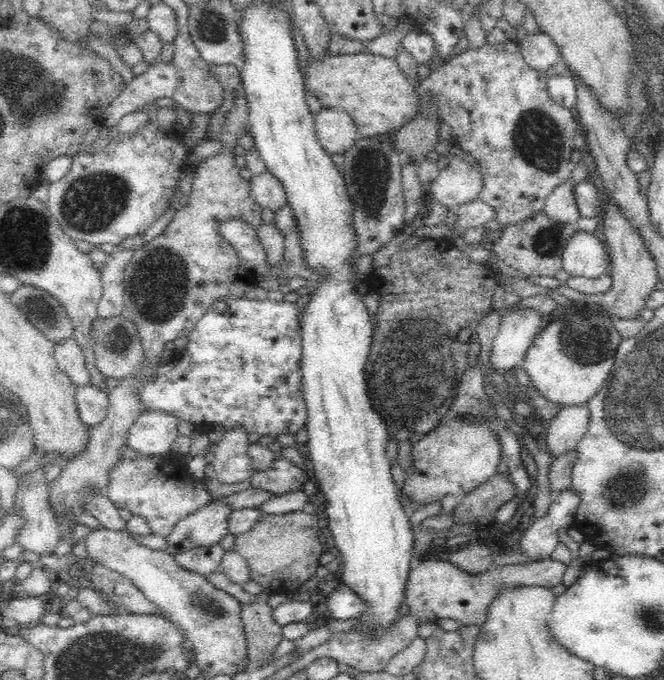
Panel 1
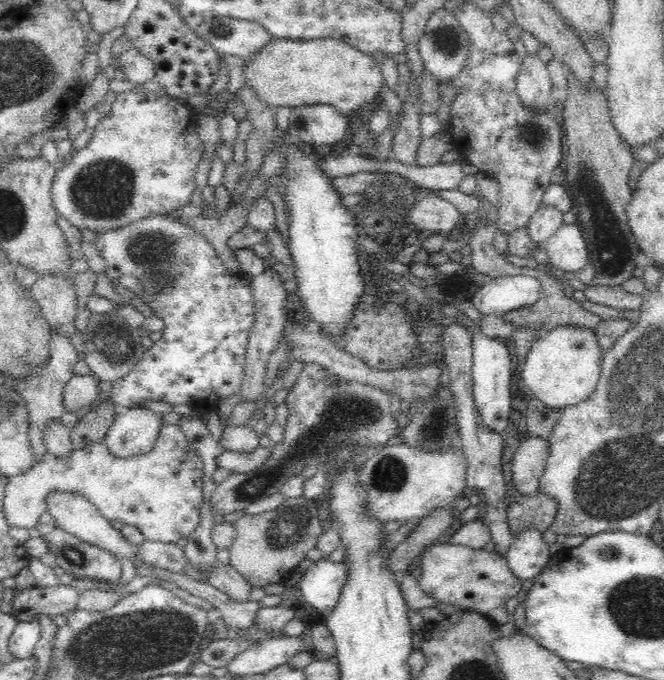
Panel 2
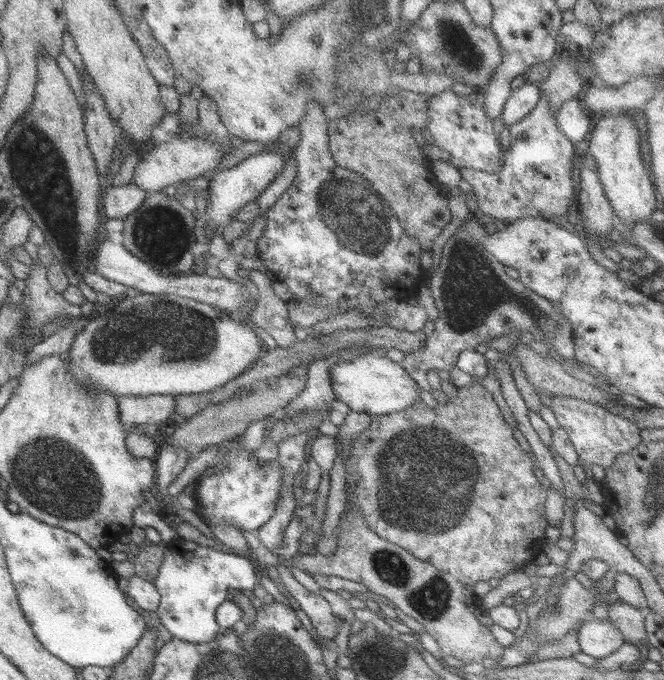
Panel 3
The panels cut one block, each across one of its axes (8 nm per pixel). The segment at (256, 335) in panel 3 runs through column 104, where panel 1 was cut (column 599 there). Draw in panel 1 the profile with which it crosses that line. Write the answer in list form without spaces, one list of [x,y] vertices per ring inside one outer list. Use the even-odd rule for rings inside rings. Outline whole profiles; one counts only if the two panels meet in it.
[[[573,309],[561,310],[549,318],[526,352],[523,369],[533,388],[546,400],[562,406],[583,405],[602,389],[623,340],[606,316],[574,316]]]

